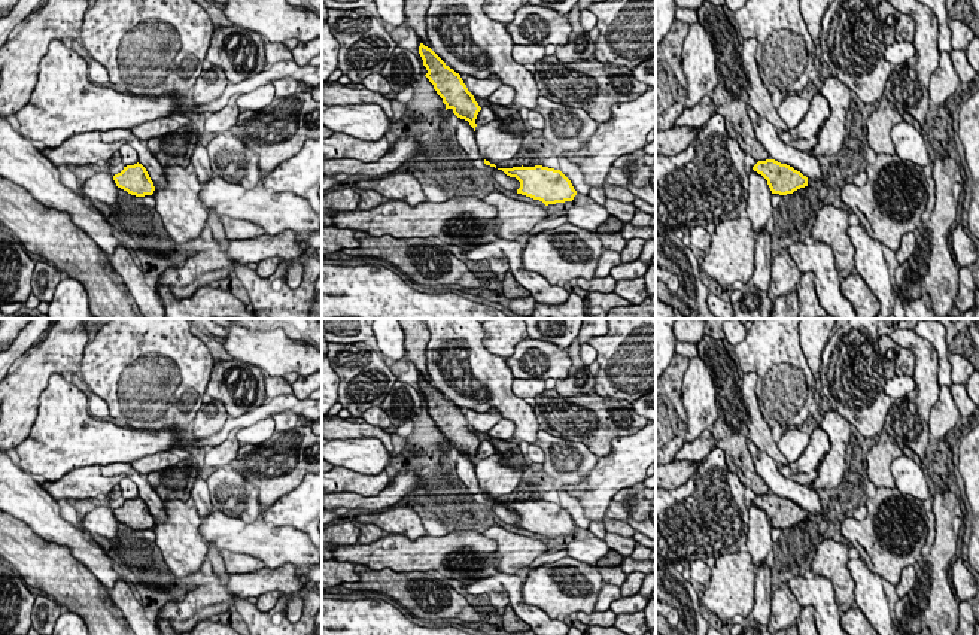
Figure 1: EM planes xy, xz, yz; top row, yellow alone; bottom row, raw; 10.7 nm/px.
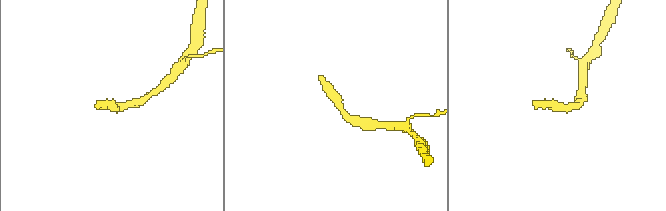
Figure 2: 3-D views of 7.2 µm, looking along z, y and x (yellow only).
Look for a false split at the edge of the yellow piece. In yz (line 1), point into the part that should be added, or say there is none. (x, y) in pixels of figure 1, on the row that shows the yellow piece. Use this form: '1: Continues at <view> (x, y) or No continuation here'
1: No continuation here

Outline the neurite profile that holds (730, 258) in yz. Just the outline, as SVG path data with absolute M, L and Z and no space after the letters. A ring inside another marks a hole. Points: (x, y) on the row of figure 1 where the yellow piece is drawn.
M748 218L723 221L715 227L702 270L721 288L748 283L754 273L754 249L755 233Z

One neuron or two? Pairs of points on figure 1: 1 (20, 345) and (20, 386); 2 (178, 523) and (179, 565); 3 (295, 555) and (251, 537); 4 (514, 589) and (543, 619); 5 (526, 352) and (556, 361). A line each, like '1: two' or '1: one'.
1: two
2: one
3: one
4: one
5: one

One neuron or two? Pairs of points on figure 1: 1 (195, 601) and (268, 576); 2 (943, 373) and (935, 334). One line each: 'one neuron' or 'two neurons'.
1: one neuron
2: one neuron

